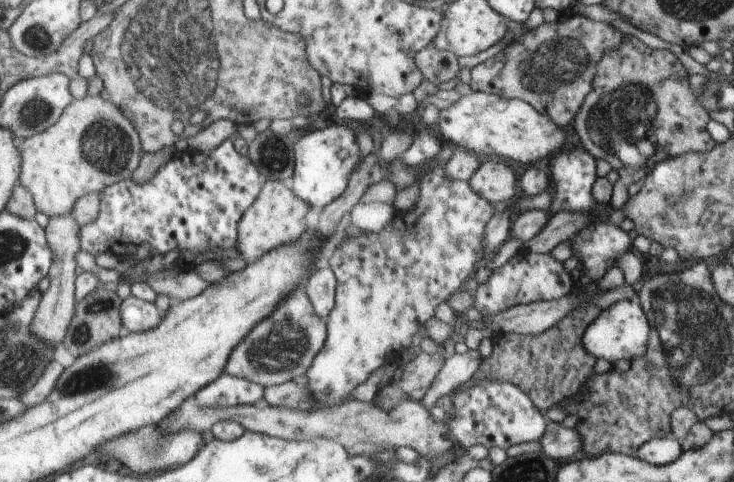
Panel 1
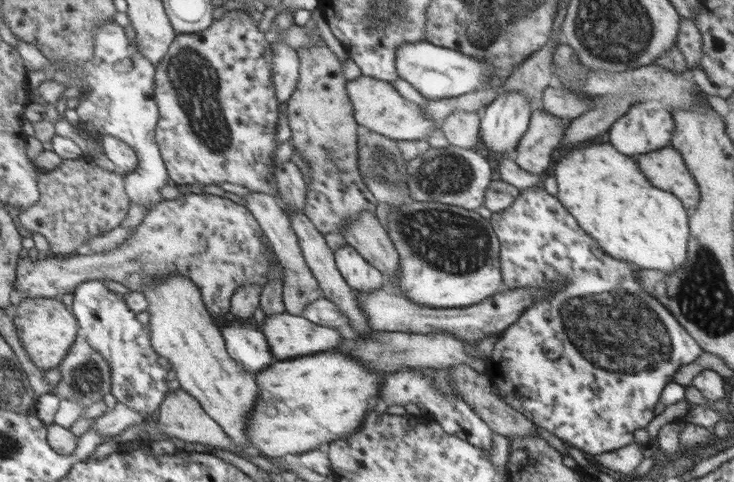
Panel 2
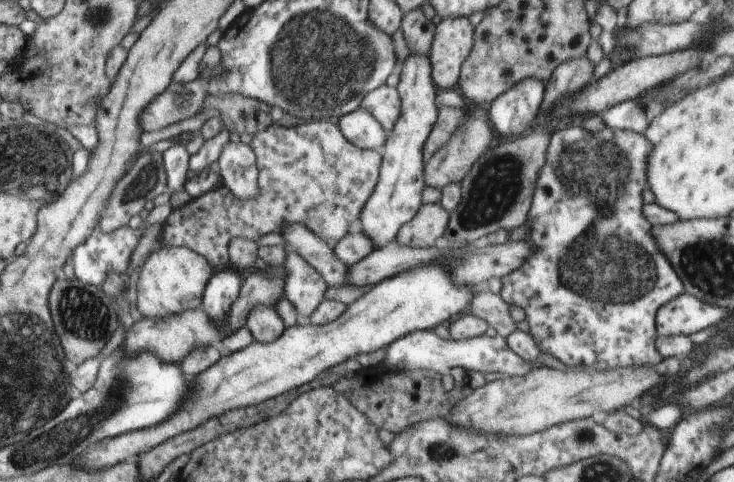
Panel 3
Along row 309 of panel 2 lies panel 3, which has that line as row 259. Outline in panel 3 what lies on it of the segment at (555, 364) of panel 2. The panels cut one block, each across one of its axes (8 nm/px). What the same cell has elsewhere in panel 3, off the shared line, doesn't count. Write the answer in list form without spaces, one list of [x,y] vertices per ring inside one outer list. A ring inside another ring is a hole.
[[[573,122],[561,125],[551,134],[550,144],[546,150],[545,165],[539,170],[537,181],[534,183],[534,203],[530,205],[529,216],[526,217],[529,228],[524,241],[531,244],[533,254],[529,254],[519,268],[500,278],[501,288],[498,295],[508,306],[517,306],[523,310],[529,336],[537,348],[544,354],[553,356],[566,367],[585,366],[599,371],[613,370],[614,368],[639,368],[639,366],[652,366],[657,369],[657,364],[661,360],[659,358],[661,354],[655,348],[655,337],[657,336],[654,325],[655,312],[662,304],[677,298],[685,291],[685,287],[669,260],[661,254],[657,242],[653,240],[653,236],[651,236],[653,226],[647,222],[647,218],[643,218],[641,193],[649,188],[647,176],[645,176],[645,162],[647,162],[649,154],[651,154],[651,142],[633,130],[615,130],[615,128],[604,127],[602,130],[589,132]]]

